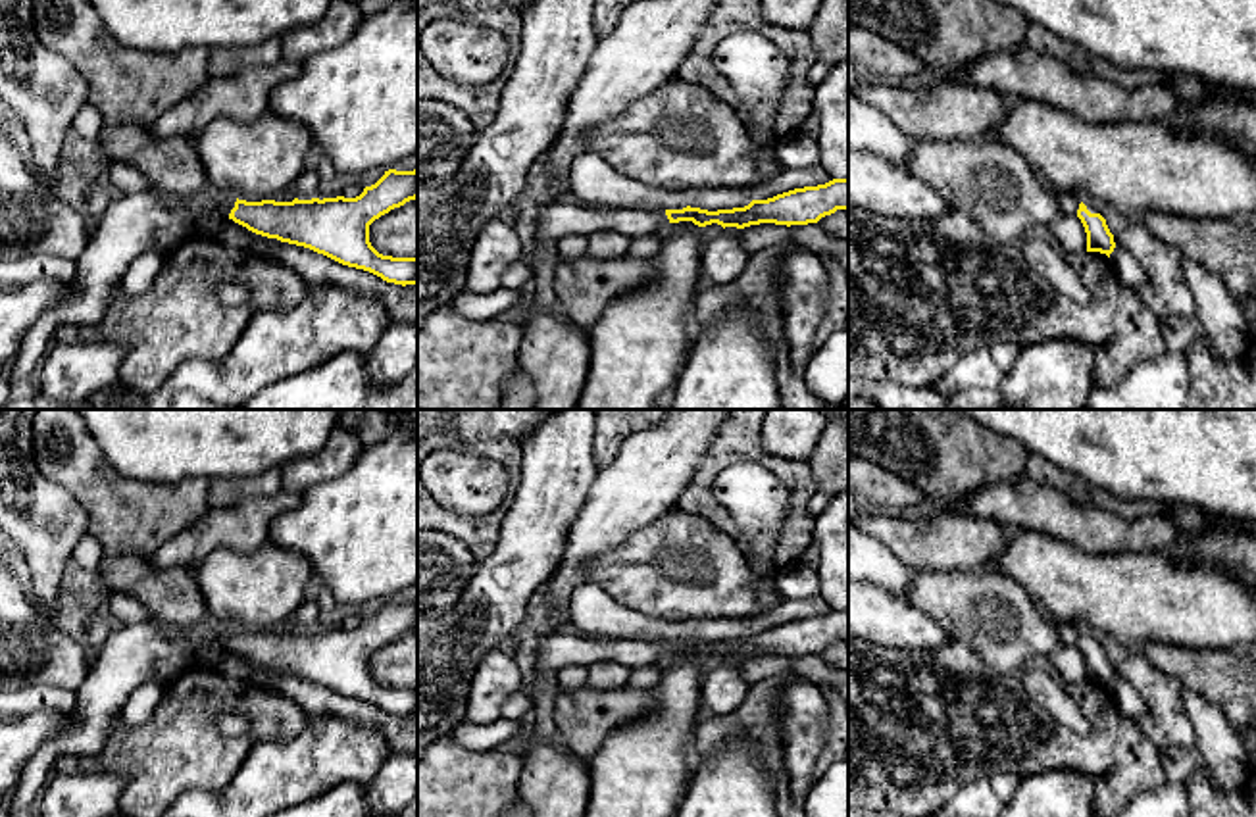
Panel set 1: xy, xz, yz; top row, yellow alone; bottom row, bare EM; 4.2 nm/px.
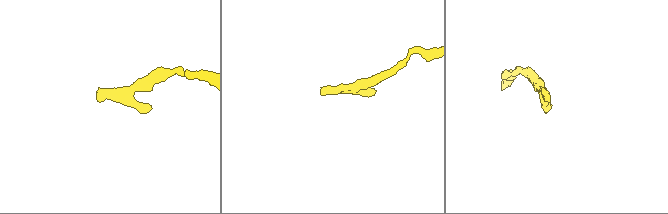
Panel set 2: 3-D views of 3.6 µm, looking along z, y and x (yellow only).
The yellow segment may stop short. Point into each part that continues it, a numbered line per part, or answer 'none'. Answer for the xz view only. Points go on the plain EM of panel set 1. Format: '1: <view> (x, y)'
1: xz (556, 650)

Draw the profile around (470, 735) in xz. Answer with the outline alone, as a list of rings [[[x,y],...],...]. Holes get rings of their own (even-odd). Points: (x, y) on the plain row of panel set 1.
[[[500,717],[489,725],[462,721],[452,730],[452,734],[464,748],[494,750],[494,748],[500,748],[508,740],[521,738],[529,725],[531,725],[531,717],[519,717],[519,719]]]

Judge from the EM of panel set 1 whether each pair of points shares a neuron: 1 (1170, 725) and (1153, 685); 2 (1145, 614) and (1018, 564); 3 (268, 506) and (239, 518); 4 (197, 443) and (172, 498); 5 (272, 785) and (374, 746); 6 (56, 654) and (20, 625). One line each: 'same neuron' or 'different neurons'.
1: same neuron
2: same neuron
3: same neuron
4: different neurons
5: same neuron
6: same neuron

